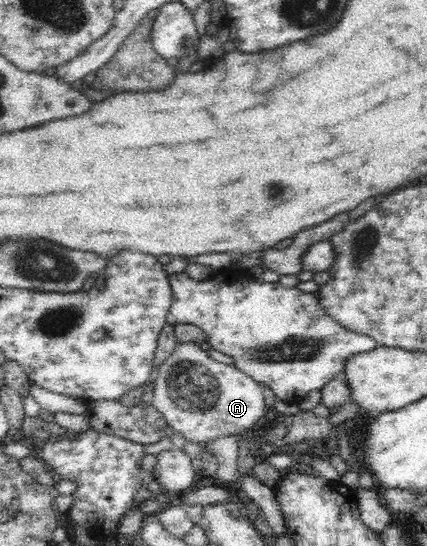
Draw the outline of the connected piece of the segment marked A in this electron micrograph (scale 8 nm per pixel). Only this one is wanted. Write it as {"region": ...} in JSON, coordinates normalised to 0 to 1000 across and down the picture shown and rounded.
{"region":[[[429,628],[382,661],[356,707],[356,744],[368,747],[410,793],[473,817],[527,797],[574,799],[623,760],[616,712],[562,676],[508,663],[466,630]]]}

